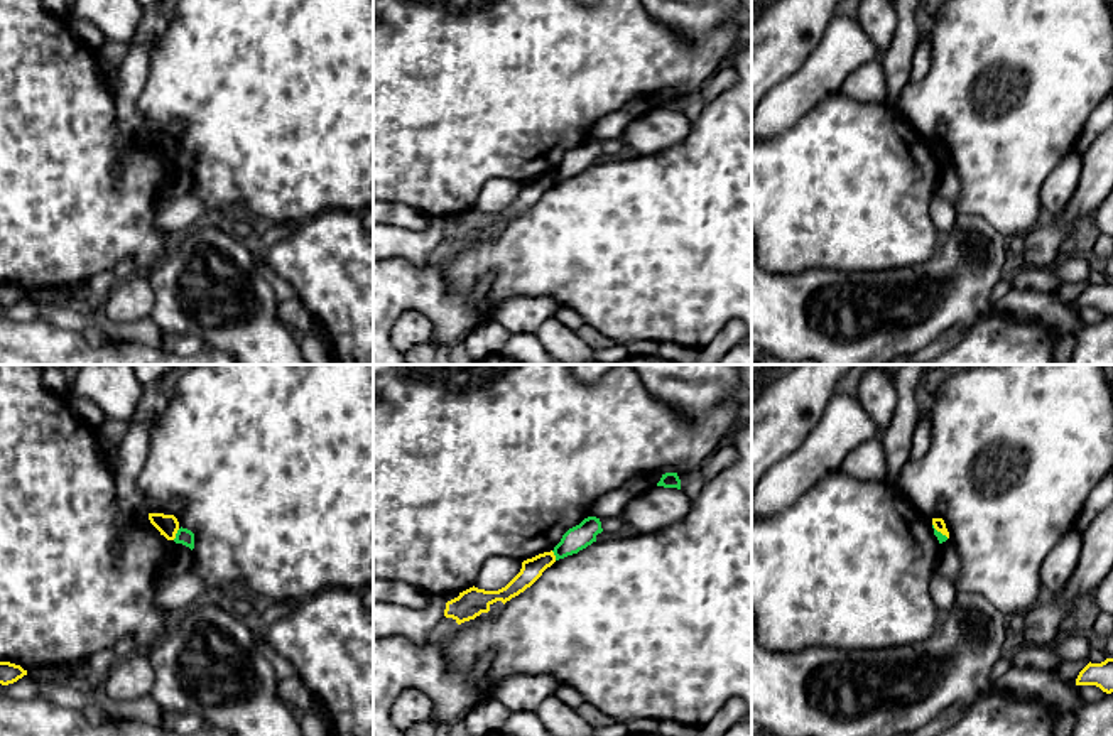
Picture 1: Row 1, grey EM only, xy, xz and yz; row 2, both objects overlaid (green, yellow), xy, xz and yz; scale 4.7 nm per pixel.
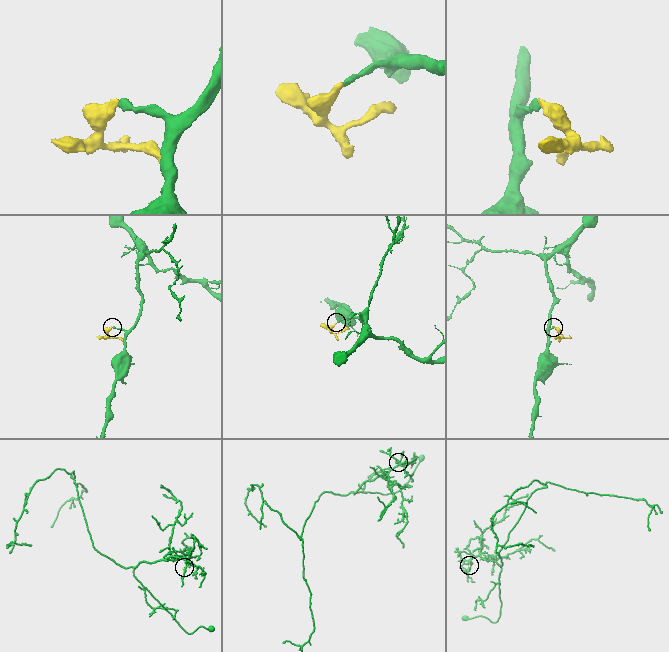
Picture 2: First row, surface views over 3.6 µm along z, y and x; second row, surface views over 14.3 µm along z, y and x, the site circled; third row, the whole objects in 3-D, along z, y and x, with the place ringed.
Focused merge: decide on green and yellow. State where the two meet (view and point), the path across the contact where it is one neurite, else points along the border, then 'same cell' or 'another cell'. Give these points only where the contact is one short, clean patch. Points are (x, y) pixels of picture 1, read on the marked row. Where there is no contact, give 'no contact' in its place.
meets green in xy at (176, 534); border along xy (179, 529), (173, 539); another cell

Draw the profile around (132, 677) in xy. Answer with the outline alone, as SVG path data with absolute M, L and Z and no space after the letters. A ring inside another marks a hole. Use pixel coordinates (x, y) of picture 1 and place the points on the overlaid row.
M133 652L110 668L103 692L111 701L133 701L149 695L154 685L154 668L149 653Z

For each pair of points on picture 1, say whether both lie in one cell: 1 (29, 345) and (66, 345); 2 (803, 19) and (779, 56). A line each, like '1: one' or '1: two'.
1: one
2: one

